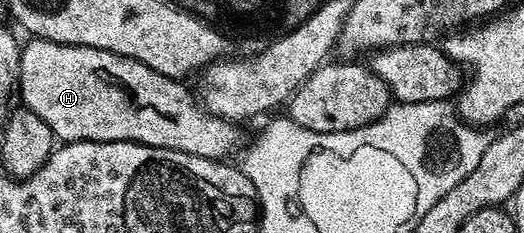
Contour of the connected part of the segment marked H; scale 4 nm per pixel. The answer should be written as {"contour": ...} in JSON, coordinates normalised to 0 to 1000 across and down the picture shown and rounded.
{"contour":[[[61,163],[38,215],[34,412],[44,459],[65,472],[88,541],[95,541],[109,605],[134,609],[263,609],[296,635],[323,635],[370,661],[387,687],[426,691],[433,652],[458,618],[458,567],[441,515],[426,515],[397,476],[363,391],[357,356],[302,318],[256,249],[227,240],[155,189],[113,189],[101,172]]]}

